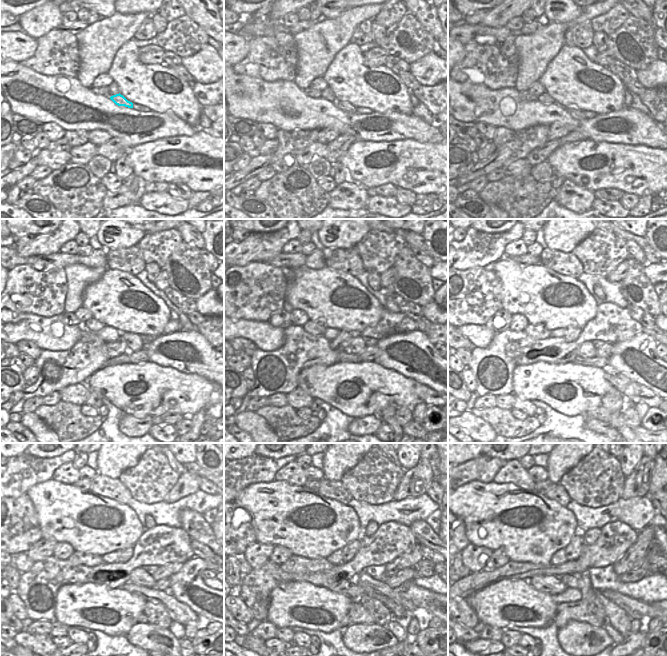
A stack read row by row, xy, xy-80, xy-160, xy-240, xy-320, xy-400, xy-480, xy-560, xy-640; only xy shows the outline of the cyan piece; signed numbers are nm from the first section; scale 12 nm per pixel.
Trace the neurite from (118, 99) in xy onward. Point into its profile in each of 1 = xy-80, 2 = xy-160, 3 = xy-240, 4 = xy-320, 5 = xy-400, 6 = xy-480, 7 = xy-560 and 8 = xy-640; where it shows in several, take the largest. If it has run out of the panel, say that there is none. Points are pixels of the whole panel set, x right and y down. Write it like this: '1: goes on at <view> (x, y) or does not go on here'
1: goes on at xy-80 (344, 106)
2: goes on at xy-160 (575, 113)
3: goes on at xy-240 (134, 342)
4: goes on at xy-320 (357, 345)
5: goes on at xy-400 (586, 350)
6: goes on at xy-480 (139, 576)
7: goes on at xy-560 (392, 593)
8: goes on at xy-640 (635, 609)

